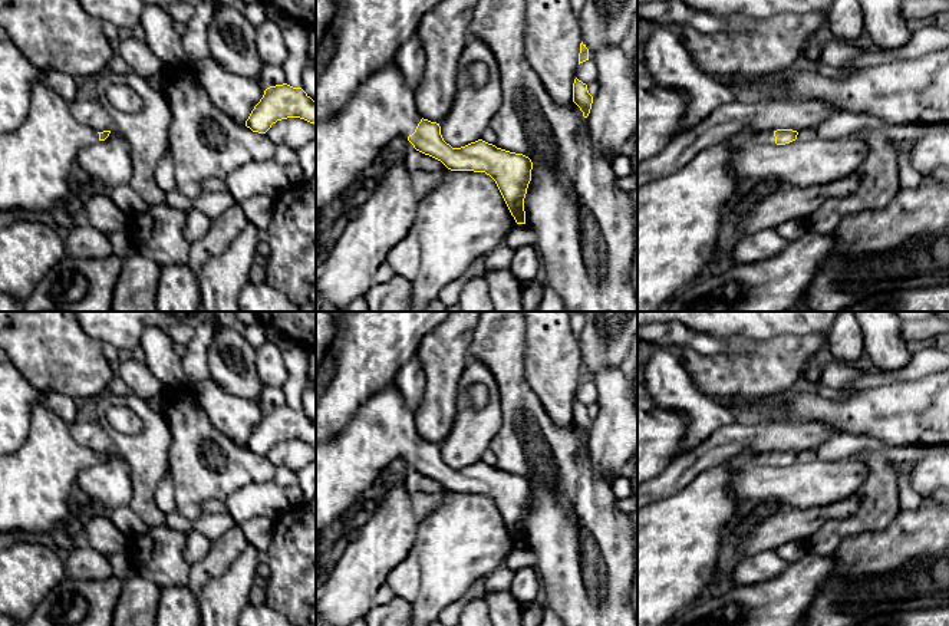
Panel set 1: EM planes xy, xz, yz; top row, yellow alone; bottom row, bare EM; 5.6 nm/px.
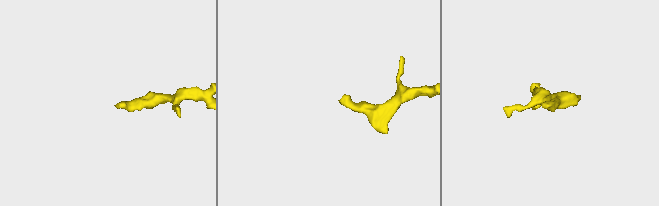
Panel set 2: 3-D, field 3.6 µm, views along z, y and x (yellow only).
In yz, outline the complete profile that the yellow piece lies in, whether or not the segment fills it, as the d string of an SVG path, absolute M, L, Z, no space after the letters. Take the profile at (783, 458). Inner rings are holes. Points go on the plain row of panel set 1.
M793 451L758 452L757 462L764 465L785 467L797 461L798 454Z

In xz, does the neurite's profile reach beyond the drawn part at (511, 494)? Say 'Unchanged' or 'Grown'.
Grown

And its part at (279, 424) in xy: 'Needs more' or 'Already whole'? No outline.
Already whole

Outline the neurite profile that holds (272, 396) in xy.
M264 386L261 389L261 403L266 409L287 405L283 388Z

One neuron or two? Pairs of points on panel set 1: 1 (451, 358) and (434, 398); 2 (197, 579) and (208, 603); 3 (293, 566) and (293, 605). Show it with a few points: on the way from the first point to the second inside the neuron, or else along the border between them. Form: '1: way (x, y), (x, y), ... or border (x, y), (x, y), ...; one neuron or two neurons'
1: way (442, 368), (441, 388); one neuron
2: border (227, 566), (213, 576), (197, 596); two neurons
3: way (293, 576), (293, 595); one neuron

